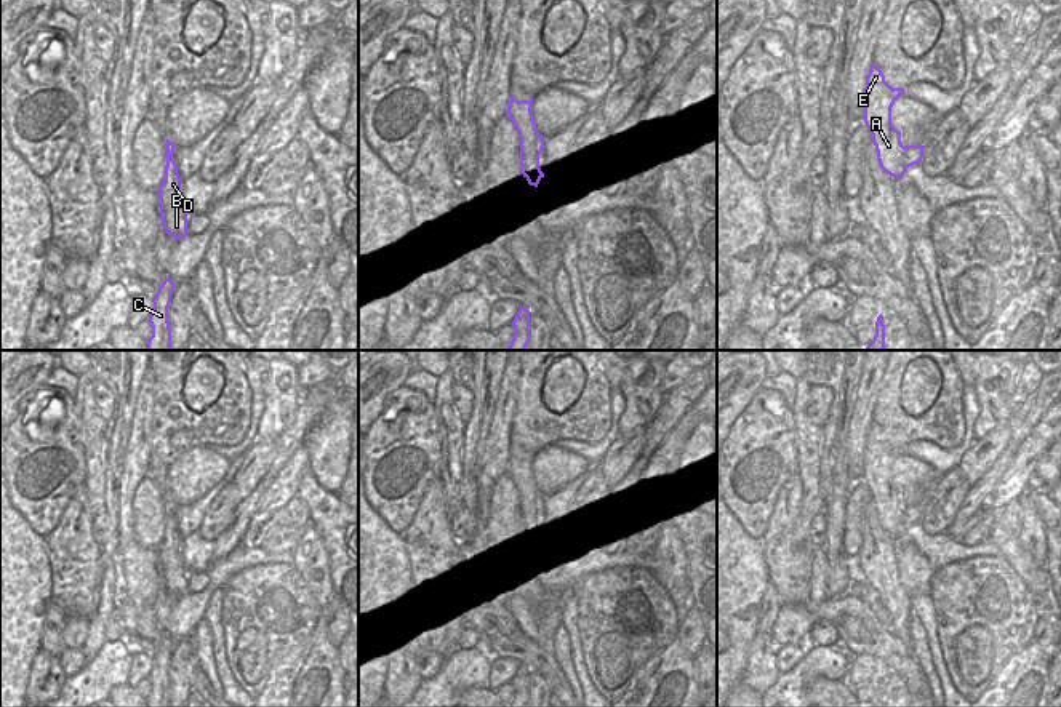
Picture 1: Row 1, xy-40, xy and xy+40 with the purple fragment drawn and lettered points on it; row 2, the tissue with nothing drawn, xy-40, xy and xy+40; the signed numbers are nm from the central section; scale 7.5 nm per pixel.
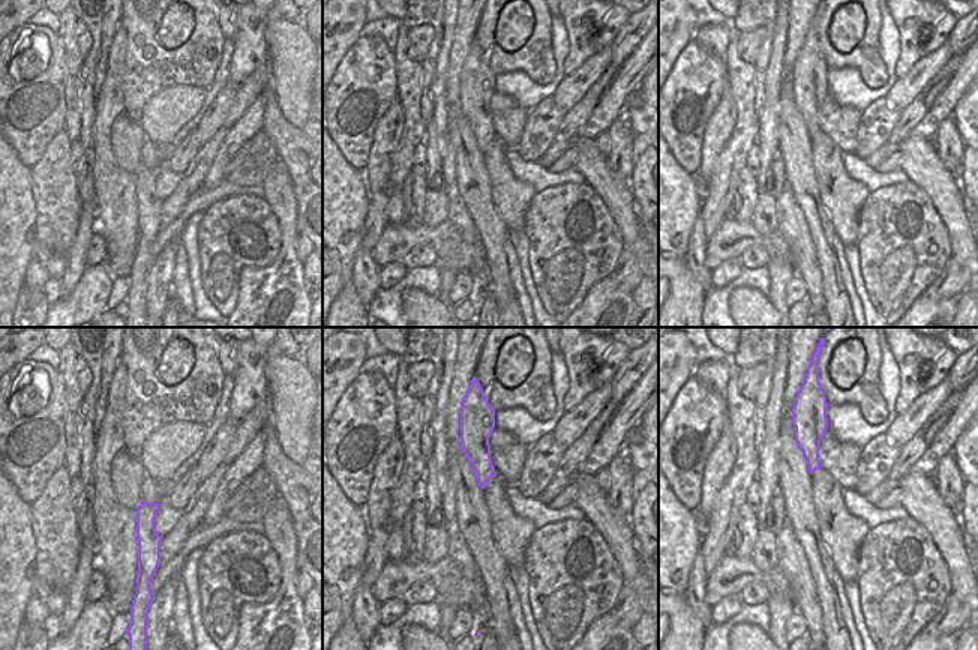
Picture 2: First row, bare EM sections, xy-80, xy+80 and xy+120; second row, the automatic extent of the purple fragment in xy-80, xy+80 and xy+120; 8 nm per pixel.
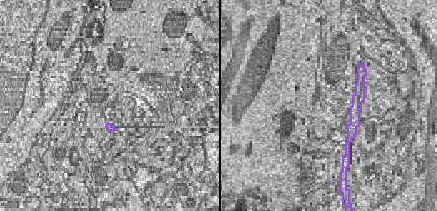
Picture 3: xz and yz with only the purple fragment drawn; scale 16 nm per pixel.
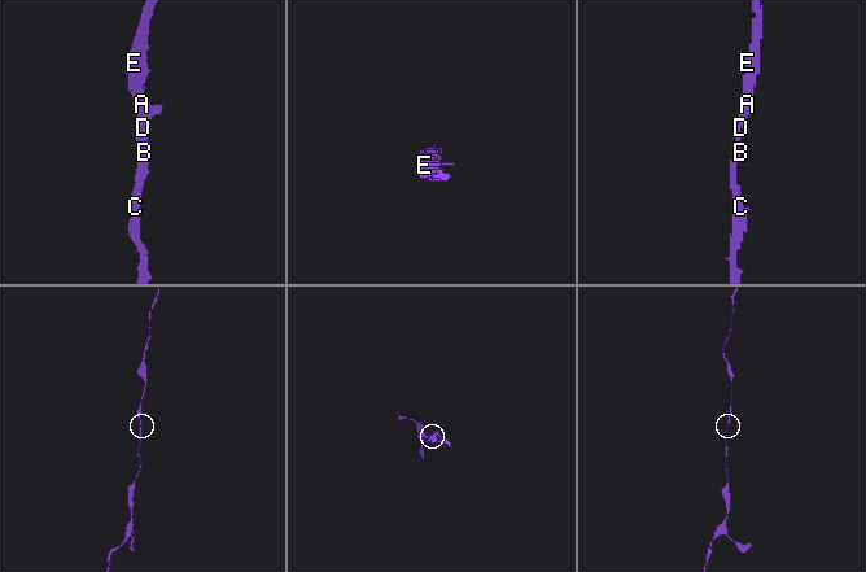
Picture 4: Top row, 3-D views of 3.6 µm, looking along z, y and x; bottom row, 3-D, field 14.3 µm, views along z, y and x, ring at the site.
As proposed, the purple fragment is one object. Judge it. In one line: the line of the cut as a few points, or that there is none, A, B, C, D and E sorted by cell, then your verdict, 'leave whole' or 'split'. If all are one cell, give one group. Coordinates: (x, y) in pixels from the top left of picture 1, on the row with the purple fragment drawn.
no cut; A B C D E; leave whole

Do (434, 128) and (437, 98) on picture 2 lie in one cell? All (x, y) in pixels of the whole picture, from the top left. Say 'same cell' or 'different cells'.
same cell

